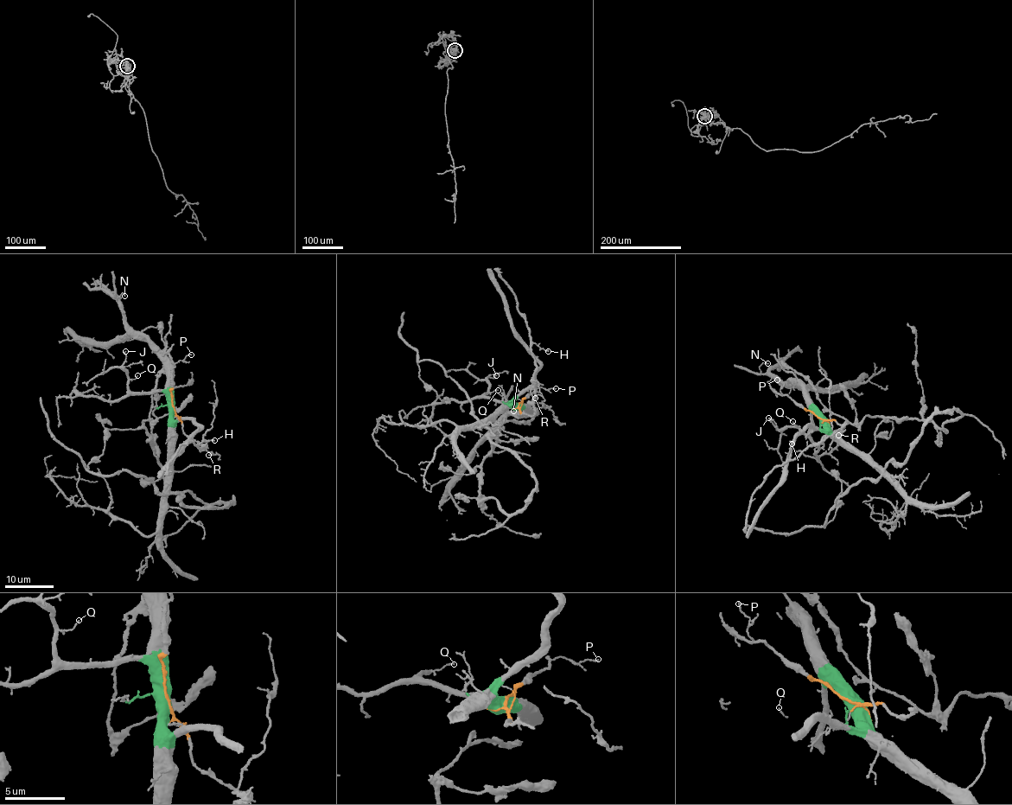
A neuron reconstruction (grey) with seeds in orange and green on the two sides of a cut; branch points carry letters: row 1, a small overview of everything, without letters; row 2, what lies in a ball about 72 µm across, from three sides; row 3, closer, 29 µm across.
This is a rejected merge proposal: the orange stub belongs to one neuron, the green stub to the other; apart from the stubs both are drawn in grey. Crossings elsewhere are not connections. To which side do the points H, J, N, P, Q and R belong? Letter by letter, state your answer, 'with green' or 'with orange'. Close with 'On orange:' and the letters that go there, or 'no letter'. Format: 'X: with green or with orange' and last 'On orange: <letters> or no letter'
H: with orange
J: with green
N: with green
P: with orange
Q: with green
R: with orange
On orange: H, P, R

